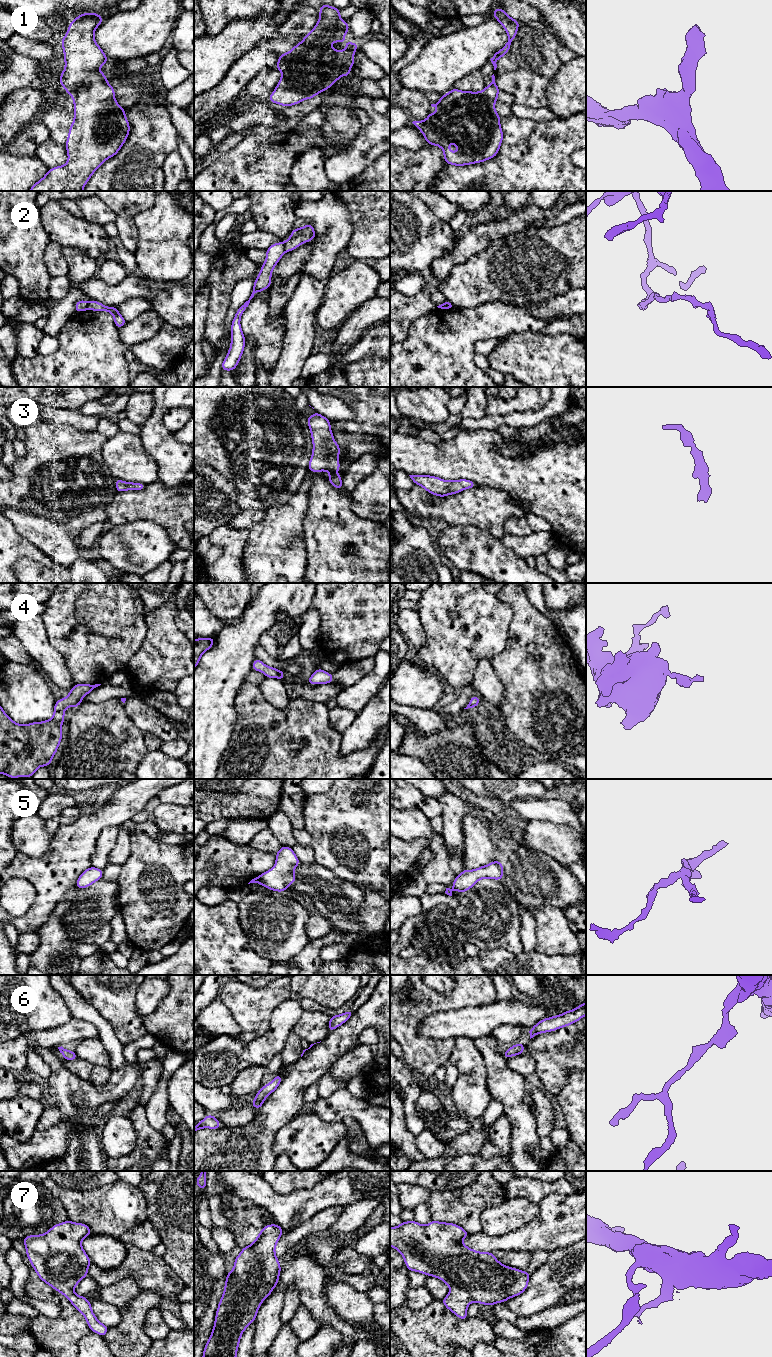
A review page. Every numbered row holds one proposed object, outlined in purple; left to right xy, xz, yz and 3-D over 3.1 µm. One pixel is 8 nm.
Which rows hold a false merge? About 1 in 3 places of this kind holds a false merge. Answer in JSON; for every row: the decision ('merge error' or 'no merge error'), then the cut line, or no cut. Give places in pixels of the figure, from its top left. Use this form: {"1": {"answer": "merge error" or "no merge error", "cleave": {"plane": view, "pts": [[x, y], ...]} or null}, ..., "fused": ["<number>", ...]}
{"1": {"answer": "no merge error", "cleave": null}, "2": {"answer": "merge error", "cleave": {"plane": "xz", "pts": [[283, 243], [286, 250]]}}, "3": {"answer": "no merge error", "cleave": null}, "4": {"answer": "no merge error", "cleave": null}, "5": {"answer": "no merge error", "cleave": null}, "6": {"answer": "no merge error", "cleave": null}, "7": {"answer": "no merge error", "cleave": null}, "fused": ["2"]}

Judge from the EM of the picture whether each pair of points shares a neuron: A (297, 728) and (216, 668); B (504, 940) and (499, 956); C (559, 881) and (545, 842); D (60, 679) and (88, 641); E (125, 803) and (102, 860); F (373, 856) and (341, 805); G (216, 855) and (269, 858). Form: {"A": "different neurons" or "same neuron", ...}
{"A": "different neurons", "B": "different neurons", "C": "different neurons", "D": "different neurons", "E": "different neurons", "F": "same neuron", "G": "same neuron"}

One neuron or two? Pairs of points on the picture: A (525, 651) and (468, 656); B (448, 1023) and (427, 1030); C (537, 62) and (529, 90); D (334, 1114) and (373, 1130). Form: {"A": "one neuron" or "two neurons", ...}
{"A": "two neurons", "B": "one neuron", "C": "one neuron", "D": "one neuron"}

